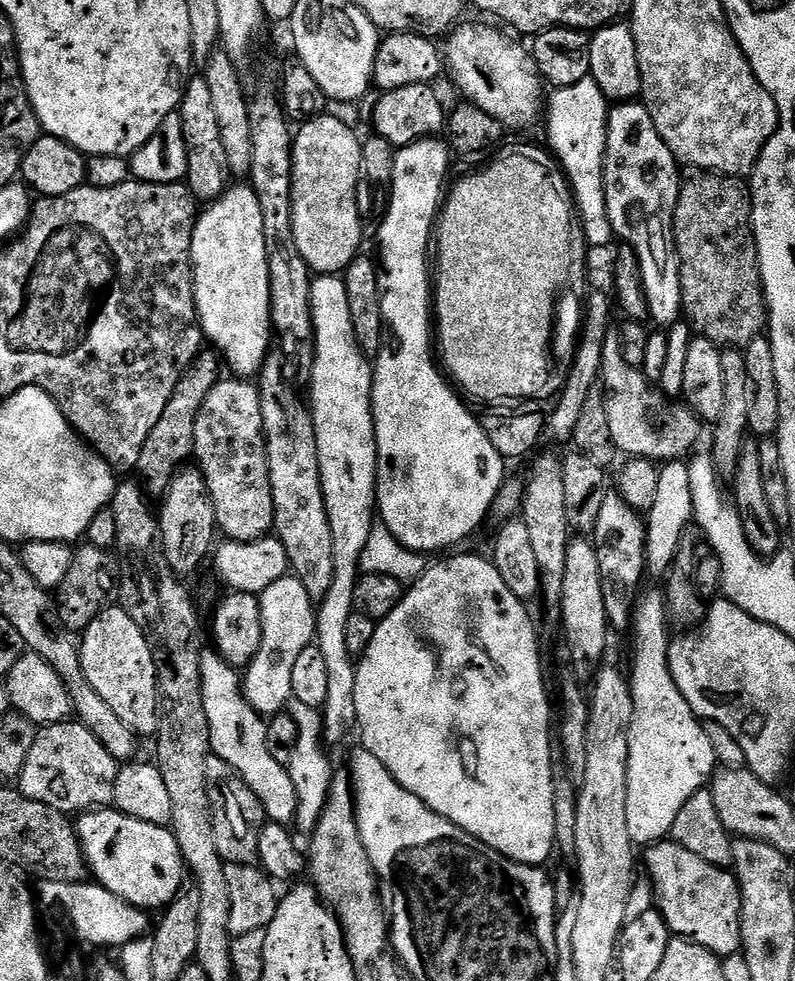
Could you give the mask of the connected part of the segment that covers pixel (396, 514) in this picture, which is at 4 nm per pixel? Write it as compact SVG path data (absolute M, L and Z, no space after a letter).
M440 138L418 140L415 144L408 145L407 148L399 149L396 153L394 174L390 185L392 201L389 202L388 213L385 214L384 221L380 224L380 256L378 255L378 264L382 269L379 273L380 312L384 315L385 321L392 322L392 320L396 320L396 325L392 328L392 340L396 345L393 348L388 348L388 346L381 347L375 357L374 371L372 373L372 417L376 423L376 506L378 516L390 530L390 534L394 534L394 538L398 538L398 542L402 542L402 546L425 554L440 552L443 548L452 548L455 544L462 543L487 518L488 512L490 516L496 502L496 496L500 493L500 485L505 483L506 480L506 475L504 476L506 462L498 454L498 450L494 450L494 446L490 446L490 438L484 432L483 423L479 419L475 420L468 413L467 406L444 385L445 377L442 375L441 369L439 367L436 369L432 365L432 352L434 356L434 320L430 315L430 305L434 300L434 288L430 283L430 241L434 236L434 225L437 223L438 213L442 208L442 197L446 192L444 179L448 176L448 156L450 157L449 145L443 139L441 140Z

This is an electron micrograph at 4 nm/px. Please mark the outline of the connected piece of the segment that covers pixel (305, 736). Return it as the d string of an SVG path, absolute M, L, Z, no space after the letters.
M292 700L286 708L287 715L291 716L298 728L298 746L294 746L294 758L286 765L288 774L294 784L296 808L293 827L297 835L310 836L317 826L317 820L325 808L330 782L334 769L328 762L326 745L324 742L324 717L321 709L311 708L303 702Z

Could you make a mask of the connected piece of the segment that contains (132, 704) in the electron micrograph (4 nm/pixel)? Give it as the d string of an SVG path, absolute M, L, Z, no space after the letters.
M110 607L84 629L79 646L84 677L98 698L102 698L137 737L155 737L160 726L156 663L142 630L138 630L138 622L134 622L123 608Z

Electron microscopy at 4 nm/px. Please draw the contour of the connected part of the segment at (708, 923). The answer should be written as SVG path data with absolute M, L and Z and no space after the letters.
M657 842L651 845L647 852L648 872L652 875L652 888L656 891L655 907L668 924L669 933L690 940L721 958L737 955L741 951L740 890L735 875L731 871L708 864L698 858L698 854L690 854L690 850L674 842Z

